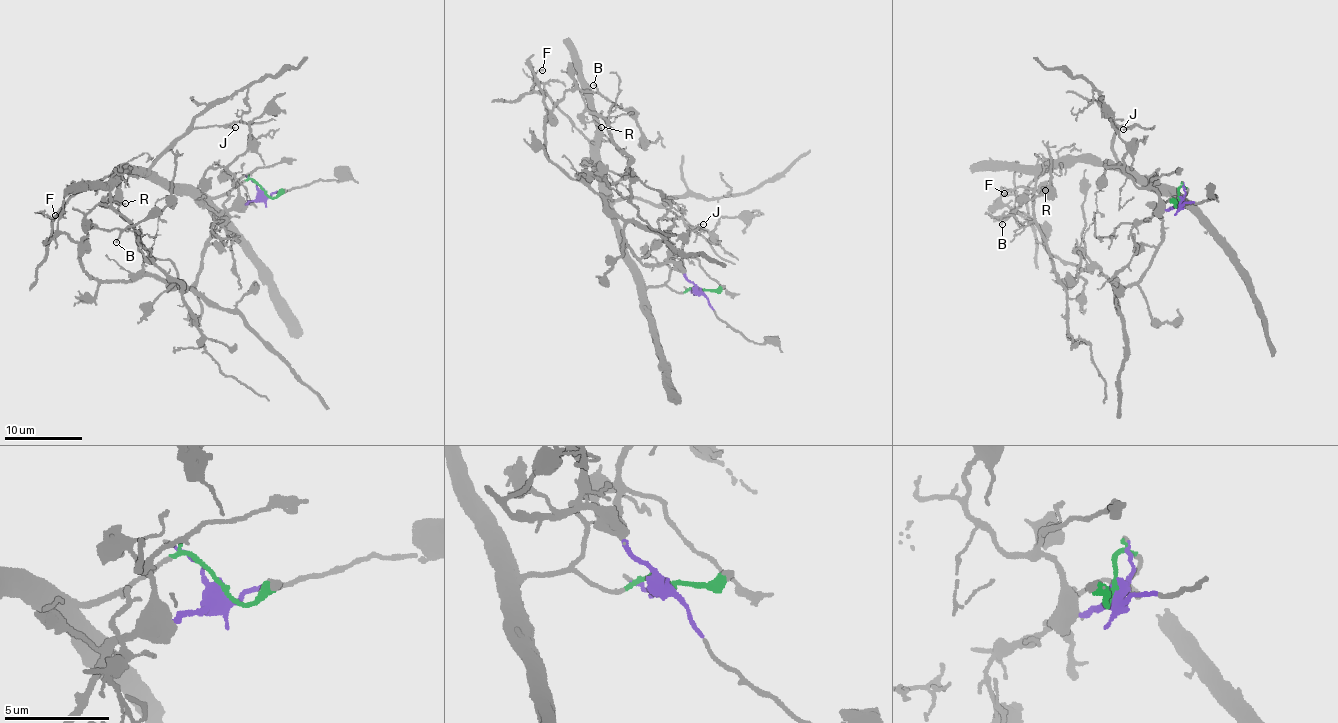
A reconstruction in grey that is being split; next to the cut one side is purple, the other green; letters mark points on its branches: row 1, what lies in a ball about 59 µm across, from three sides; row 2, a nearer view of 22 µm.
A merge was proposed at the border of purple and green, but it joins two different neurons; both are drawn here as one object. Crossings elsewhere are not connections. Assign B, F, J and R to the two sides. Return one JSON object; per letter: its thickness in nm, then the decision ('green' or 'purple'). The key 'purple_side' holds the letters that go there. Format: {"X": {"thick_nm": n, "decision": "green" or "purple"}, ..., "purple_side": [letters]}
{"B": {"thick_nm": 120, "decision": "purple"}, "F": {"thick_nm": 140, "decision": "green"}, "J": {"thick_nm": 120, "decision": "green"}, "R": {"thick_nm": 120, "decision": "purple"}, "purple_side": ["B", "R"]}

